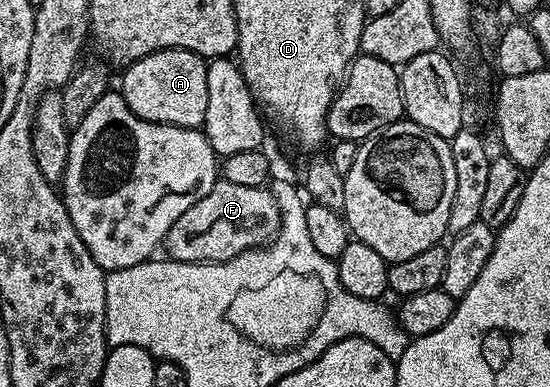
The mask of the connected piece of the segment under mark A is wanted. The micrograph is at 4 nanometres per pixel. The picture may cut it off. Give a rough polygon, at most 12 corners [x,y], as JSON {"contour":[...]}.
{"contour":[[159,50],[123,71],[130,112],[191,130],[206,120],[208,62]]}

